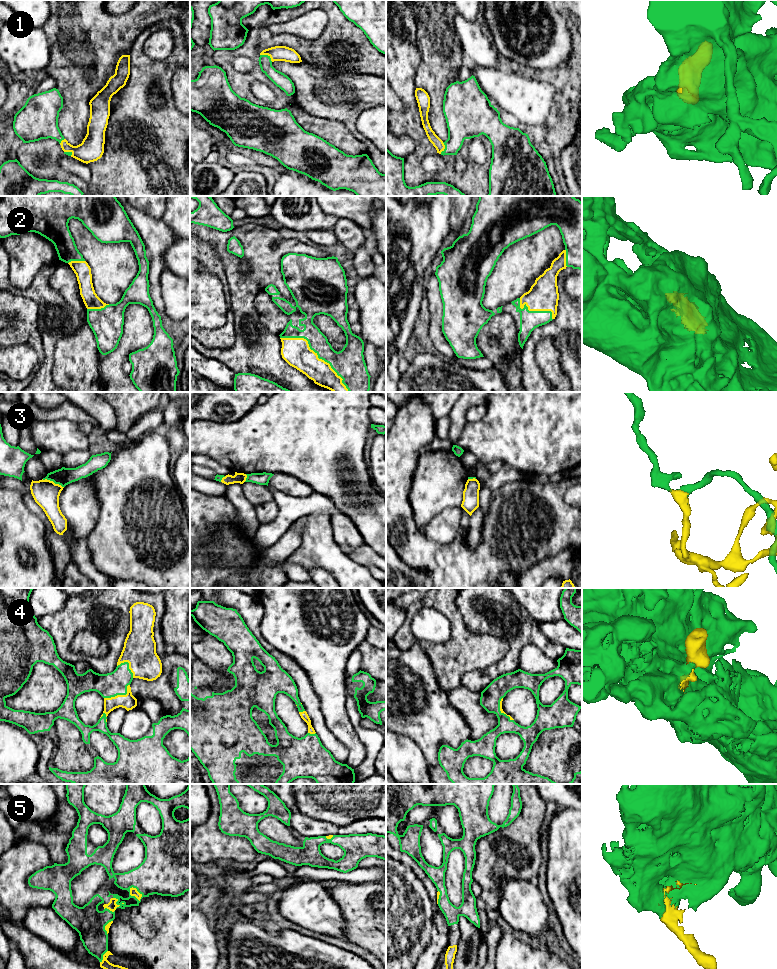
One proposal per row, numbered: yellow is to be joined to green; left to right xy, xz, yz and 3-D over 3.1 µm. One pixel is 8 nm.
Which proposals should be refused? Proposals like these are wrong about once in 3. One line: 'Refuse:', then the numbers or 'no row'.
Refuse: no row

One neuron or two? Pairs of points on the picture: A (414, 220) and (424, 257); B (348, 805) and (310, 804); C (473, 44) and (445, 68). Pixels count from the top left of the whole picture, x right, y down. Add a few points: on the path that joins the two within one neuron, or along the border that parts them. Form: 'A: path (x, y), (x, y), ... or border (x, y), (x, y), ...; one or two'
A: path (414, 229), (415, 248); one
B: path (339, 805), (319, 804); one
C: border (454, 29), (462, 51); two

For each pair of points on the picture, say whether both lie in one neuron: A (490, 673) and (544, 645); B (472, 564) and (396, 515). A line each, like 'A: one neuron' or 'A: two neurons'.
A: one neuron
B: one neuron

